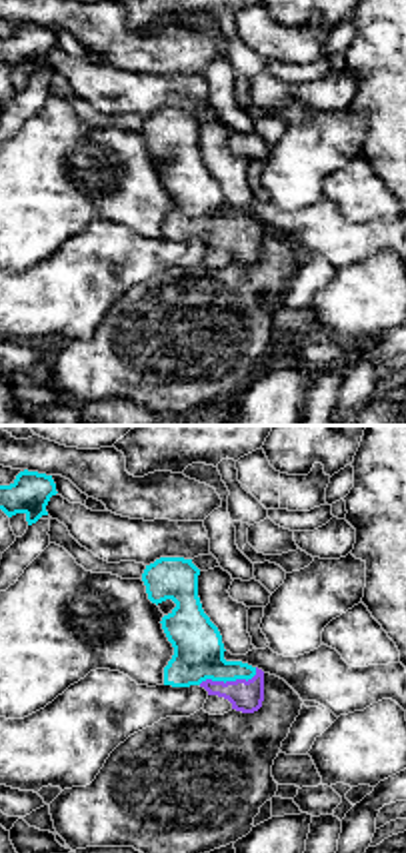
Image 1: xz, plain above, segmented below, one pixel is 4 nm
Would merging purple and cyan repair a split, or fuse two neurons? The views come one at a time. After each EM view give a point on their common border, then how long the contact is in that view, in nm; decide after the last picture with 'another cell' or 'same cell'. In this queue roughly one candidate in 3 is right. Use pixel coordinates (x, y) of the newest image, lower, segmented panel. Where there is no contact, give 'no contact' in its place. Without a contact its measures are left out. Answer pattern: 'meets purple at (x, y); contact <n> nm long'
meets purple at (228, 682); contact 240 nm long

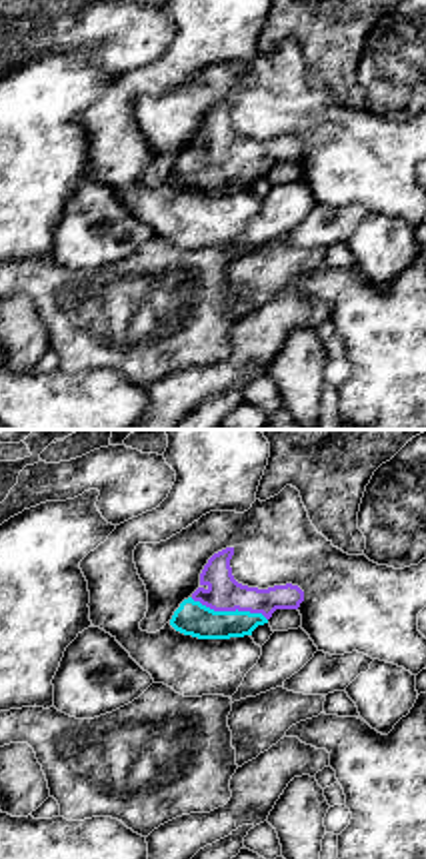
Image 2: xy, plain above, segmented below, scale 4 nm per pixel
meets purple at (228, 610); contact 320 nm long

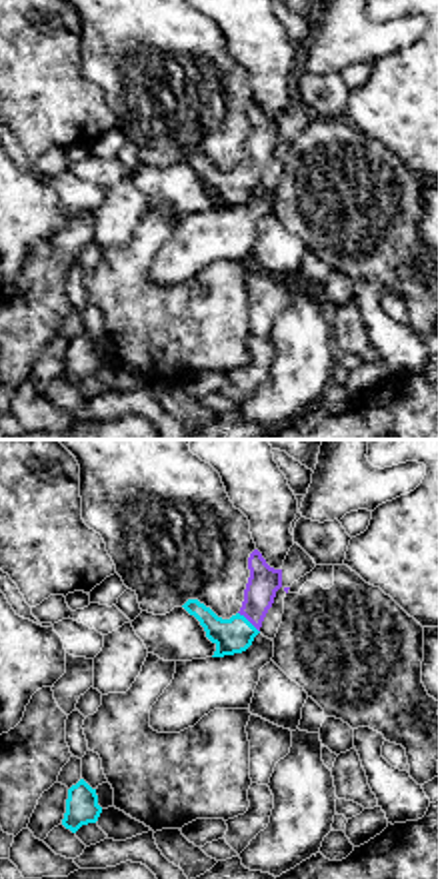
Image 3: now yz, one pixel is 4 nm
meets purple at (248, 620); contact 120 nm long

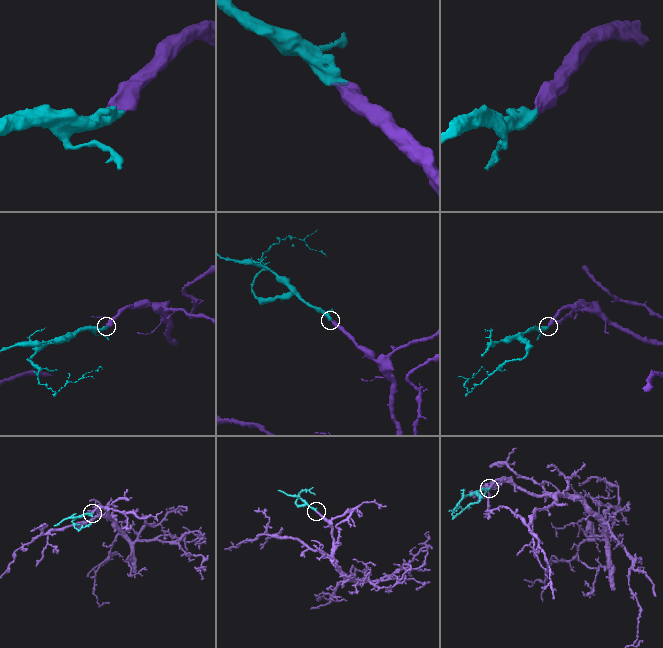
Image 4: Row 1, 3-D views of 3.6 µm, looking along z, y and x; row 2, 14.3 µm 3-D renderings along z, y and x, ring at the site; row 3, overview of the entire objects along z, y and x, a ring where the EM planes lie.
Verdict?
same cell

